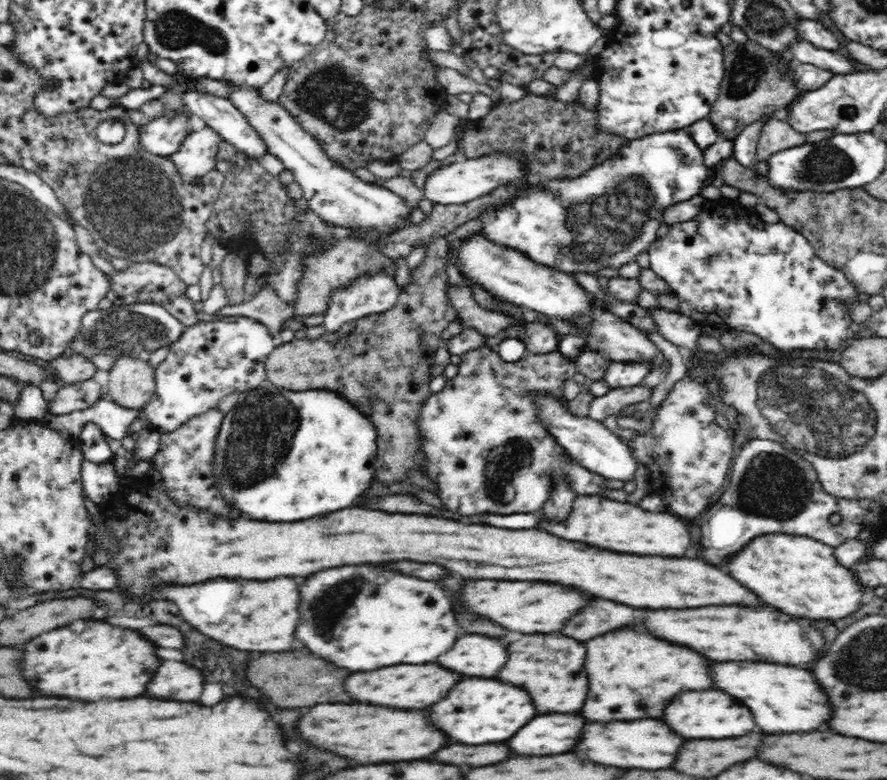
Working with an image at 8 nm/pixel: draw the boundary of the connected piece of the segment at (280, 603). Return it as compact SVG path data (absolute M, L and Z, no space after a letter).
M218 578L190 586L174 586L174 584L161 584L161 586L162 588L154 590L166 596L168 600L174 600L184 620L190 622L196 630L216 640L238 638L238 642L222 642L226 646L250 652L294 650L296 644L294 628L298 628L298 600L302 598L298 592L298 582L292 578L278 578L264 582Z

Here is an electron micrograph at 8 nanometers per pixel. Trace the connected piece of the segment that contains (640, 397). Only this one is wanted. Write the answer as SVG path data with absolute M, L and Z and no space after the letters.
M640 383L636 386L611 389L608 394L598 396L590 404L588 418L602 421L610 414L617 414L626 405L640 404L654 396L654 387Z

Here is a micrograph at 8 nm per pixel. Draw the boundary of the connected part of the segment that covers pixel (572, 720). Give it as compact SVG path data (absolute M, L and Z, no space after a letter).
M576 714L538 716L510 740L510 746L518 754L530 756L564 754L578 744L578 736L582 736L582 728L586 728L586 724L588 720Z

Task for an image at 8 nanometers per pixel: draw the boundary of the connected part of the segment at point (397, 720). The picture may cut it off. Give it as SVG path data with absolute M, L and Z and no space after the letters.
M322 704L312 708L300 722L300 734L322 748L354 758L362 764L422 760L446 748L450 740L430 724L426 710L400 710L370 704Z

